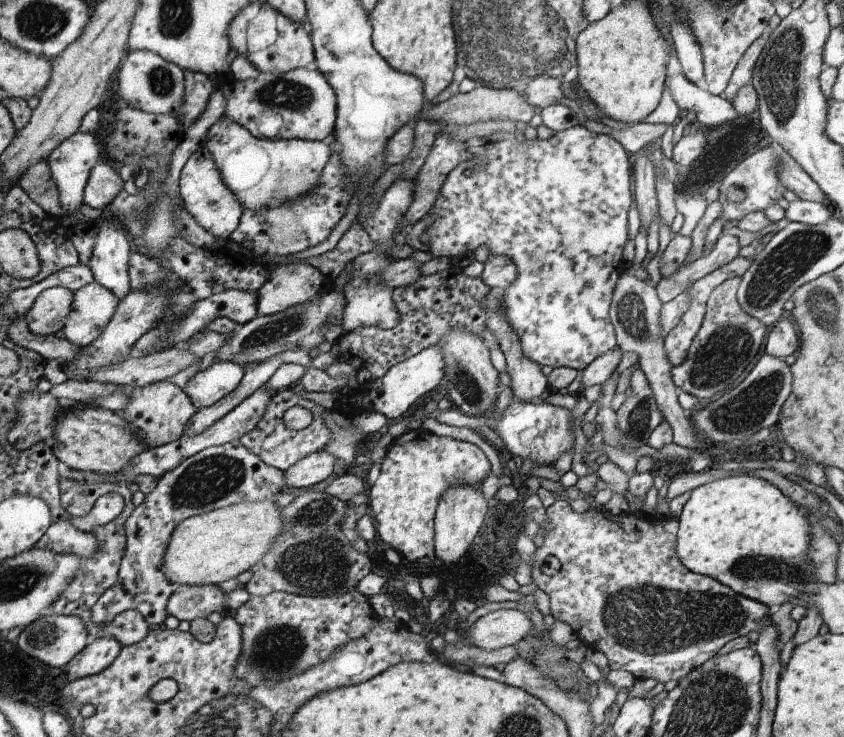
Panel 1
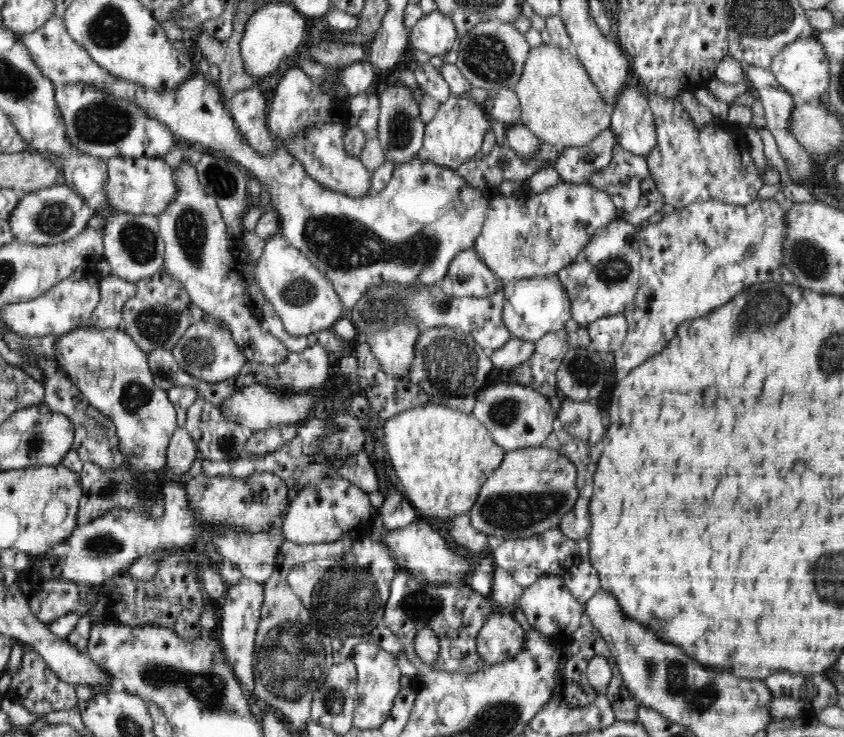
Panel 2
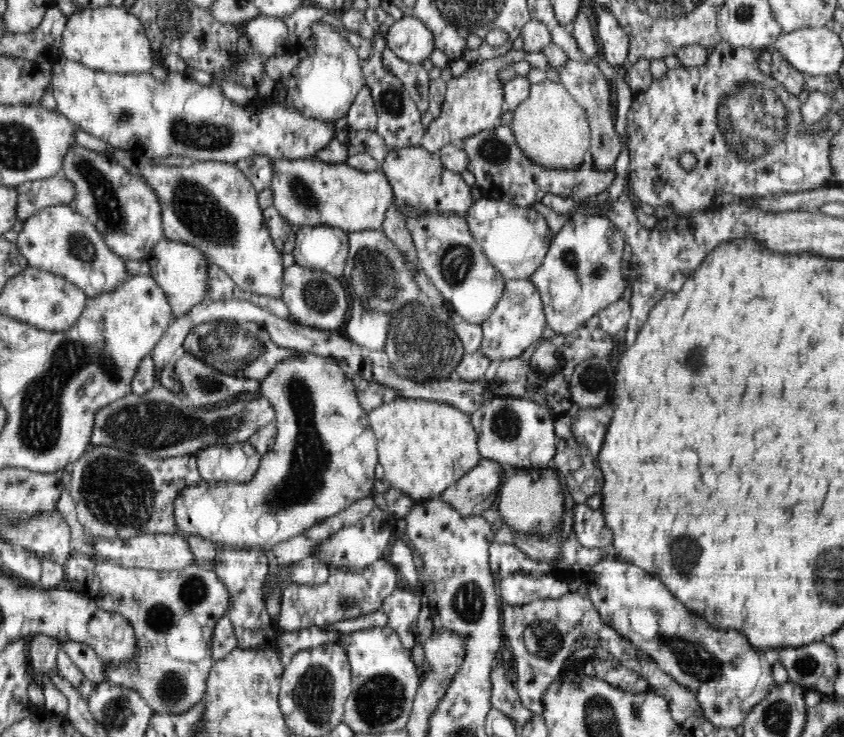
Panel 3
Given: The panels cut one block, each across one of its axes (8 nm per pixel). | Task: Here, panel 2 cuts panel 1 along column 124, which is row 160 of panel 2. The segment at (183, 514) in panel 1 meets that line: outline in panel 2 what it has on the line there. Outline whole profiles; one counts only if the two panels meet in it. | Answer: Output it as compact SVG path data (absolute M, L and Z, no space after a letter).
M612 129L598 133L586 146L561 147L557 159L546 165L553 166L561 181L572 184L589 184L590 176L609 166L612 160L612 148L617 142Z

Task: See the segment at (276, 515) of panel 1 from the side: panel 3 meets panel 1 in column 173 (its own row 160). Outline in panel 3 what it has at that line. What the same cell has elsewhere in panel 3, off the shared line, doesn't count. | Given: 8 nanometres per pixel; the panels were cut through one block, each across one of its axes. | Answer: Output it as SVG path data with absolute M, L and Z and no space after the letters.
M544 80L531 84L528 98L512 110L510 127L527 157L547 169L574 169L590 148L590 125L586 109L561 84Z

